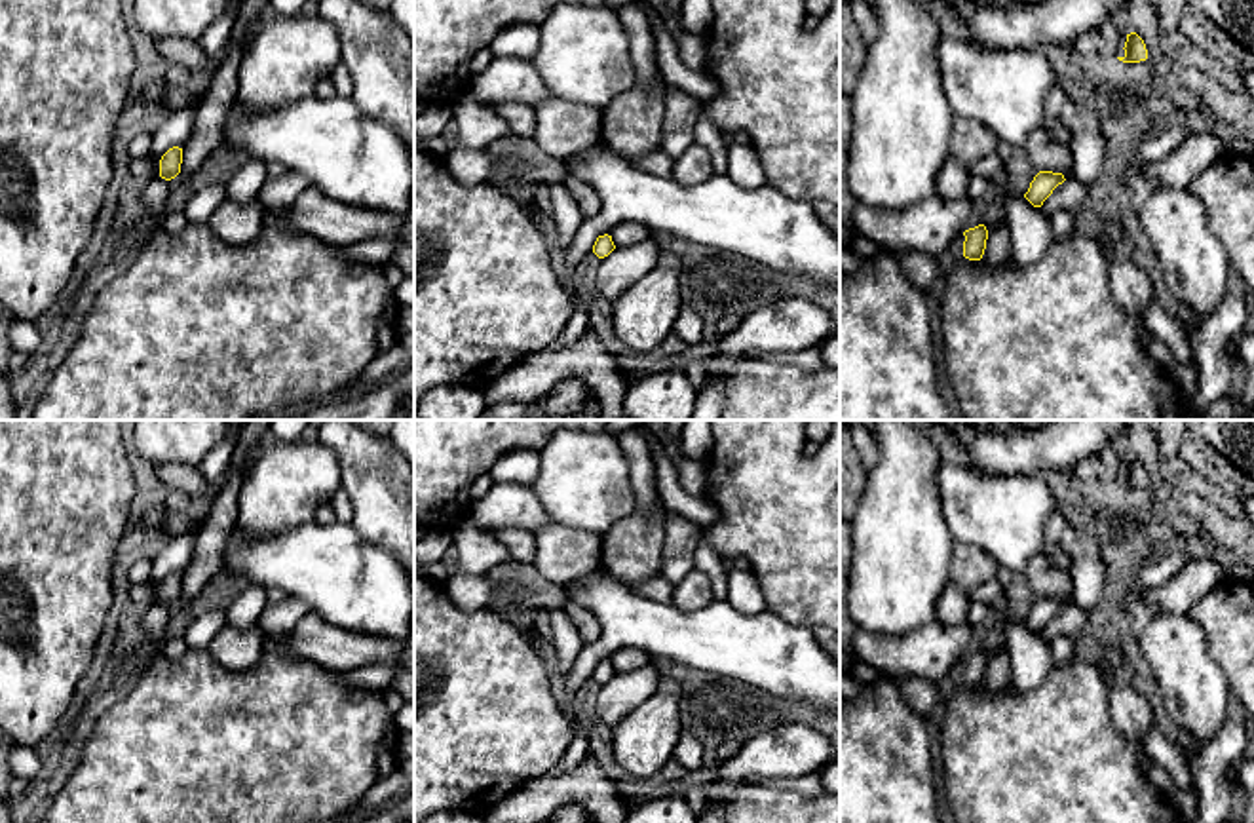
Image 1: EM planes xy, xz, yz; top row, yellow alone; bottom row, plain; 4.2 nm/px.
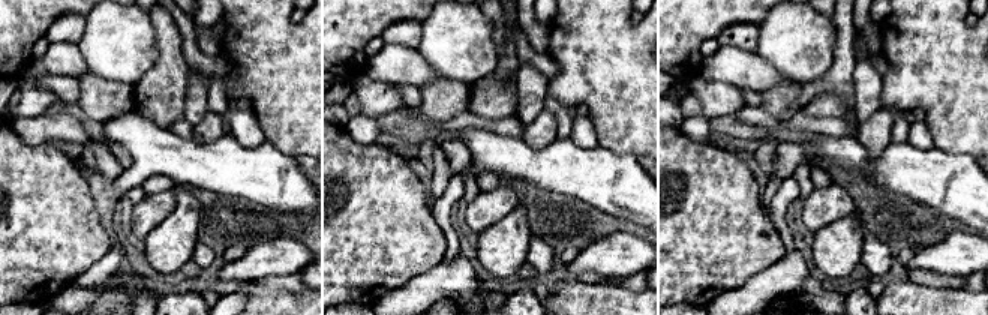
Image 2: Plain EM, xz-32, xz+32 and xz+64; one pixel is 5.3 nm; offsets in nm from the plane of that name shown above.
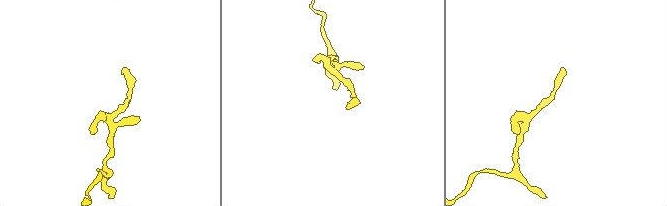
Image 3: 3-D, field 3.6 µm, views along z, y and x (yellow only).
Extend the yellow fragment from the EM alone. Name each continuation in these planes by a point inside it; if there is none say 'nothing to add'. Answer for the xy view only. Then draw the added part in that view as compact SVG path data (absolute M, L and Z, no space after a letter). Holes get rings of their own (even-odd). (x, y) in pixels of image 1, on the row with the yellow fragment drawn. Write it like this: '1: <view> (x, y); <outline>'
nothing to add

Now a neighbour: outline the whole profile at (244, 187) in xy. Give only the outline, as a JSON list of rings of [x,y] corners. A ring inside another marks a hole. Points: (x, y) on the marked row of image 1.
[[[251,158],[232,175],[228,182],[224,182],[226,200],[249,203],[258,198],[266,181],[266,162]]]

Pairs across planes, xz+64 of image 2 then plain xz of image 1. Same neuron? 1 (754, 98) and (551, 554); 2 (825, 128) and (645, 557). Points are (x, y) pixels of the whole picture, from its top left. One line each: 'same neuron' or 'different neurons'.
1: different neurons
2: different neurons

